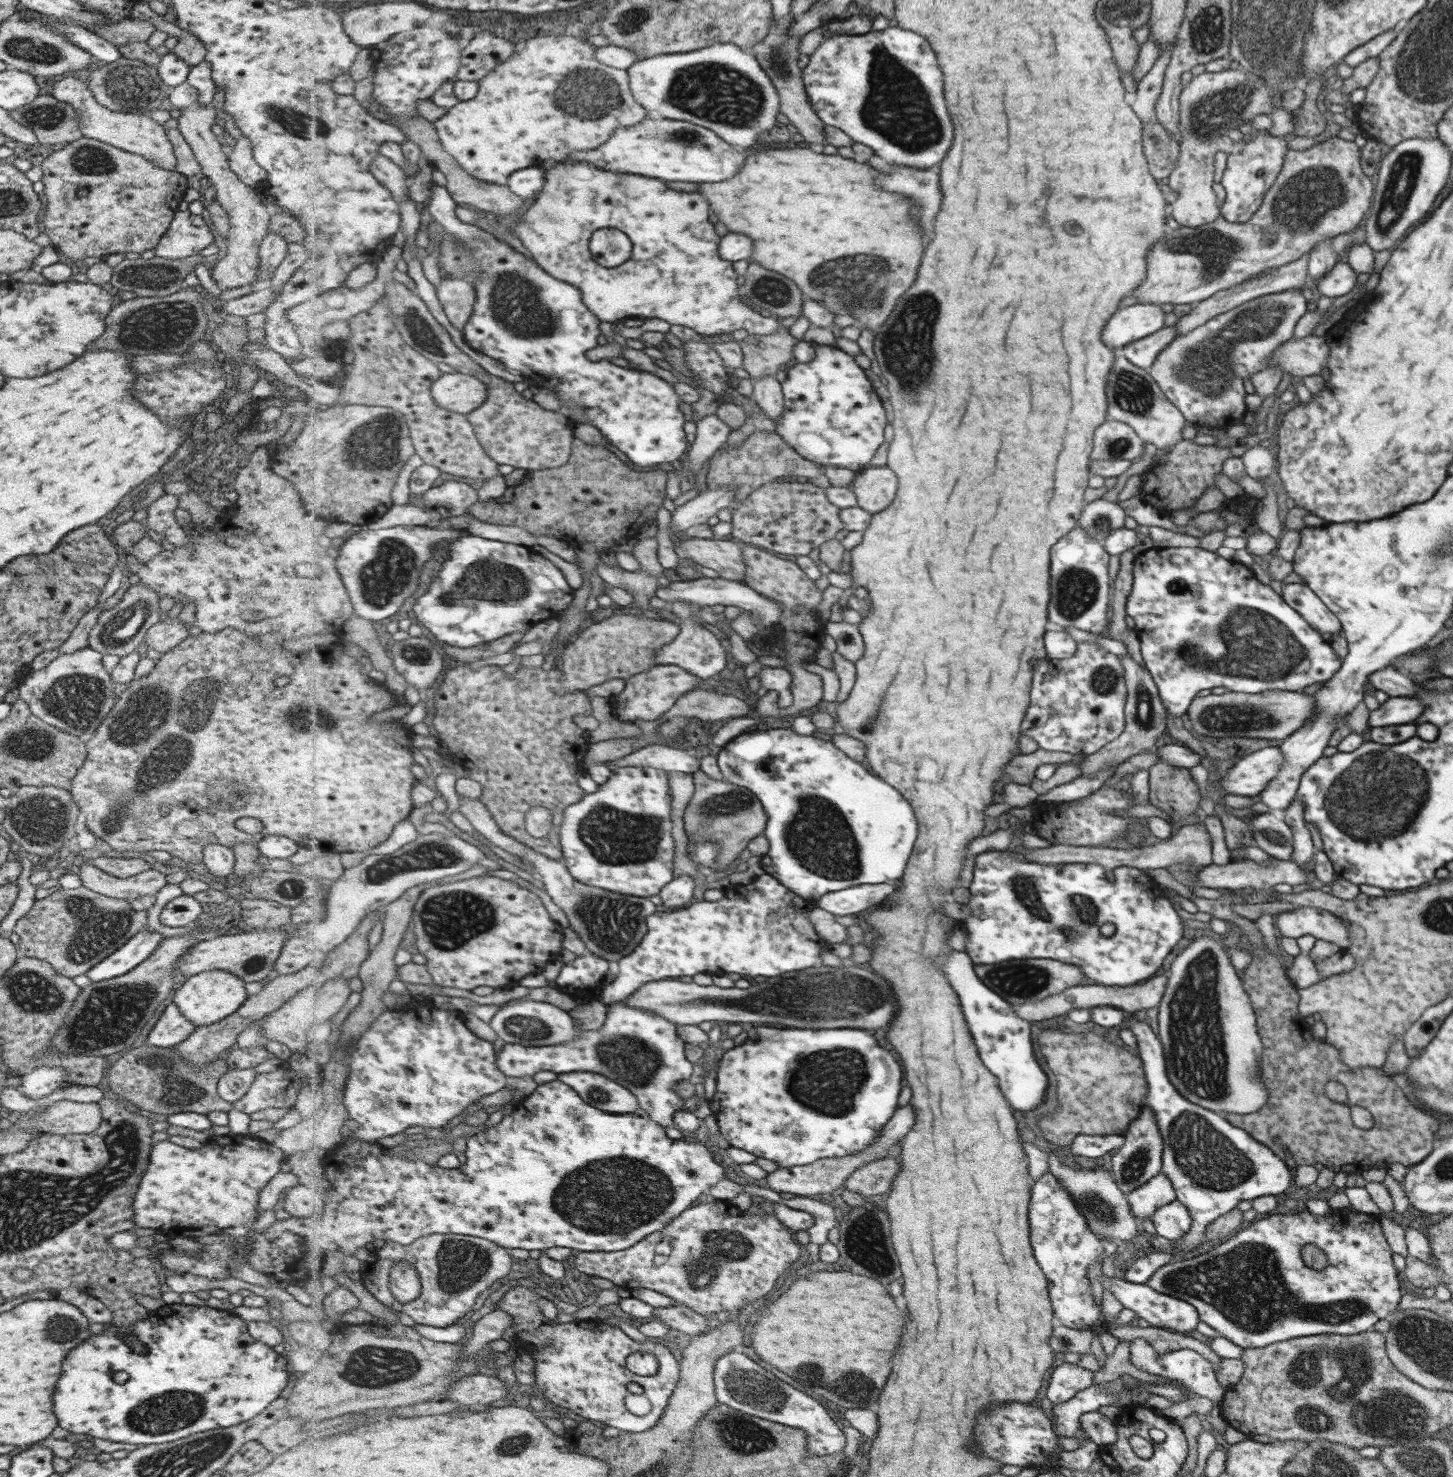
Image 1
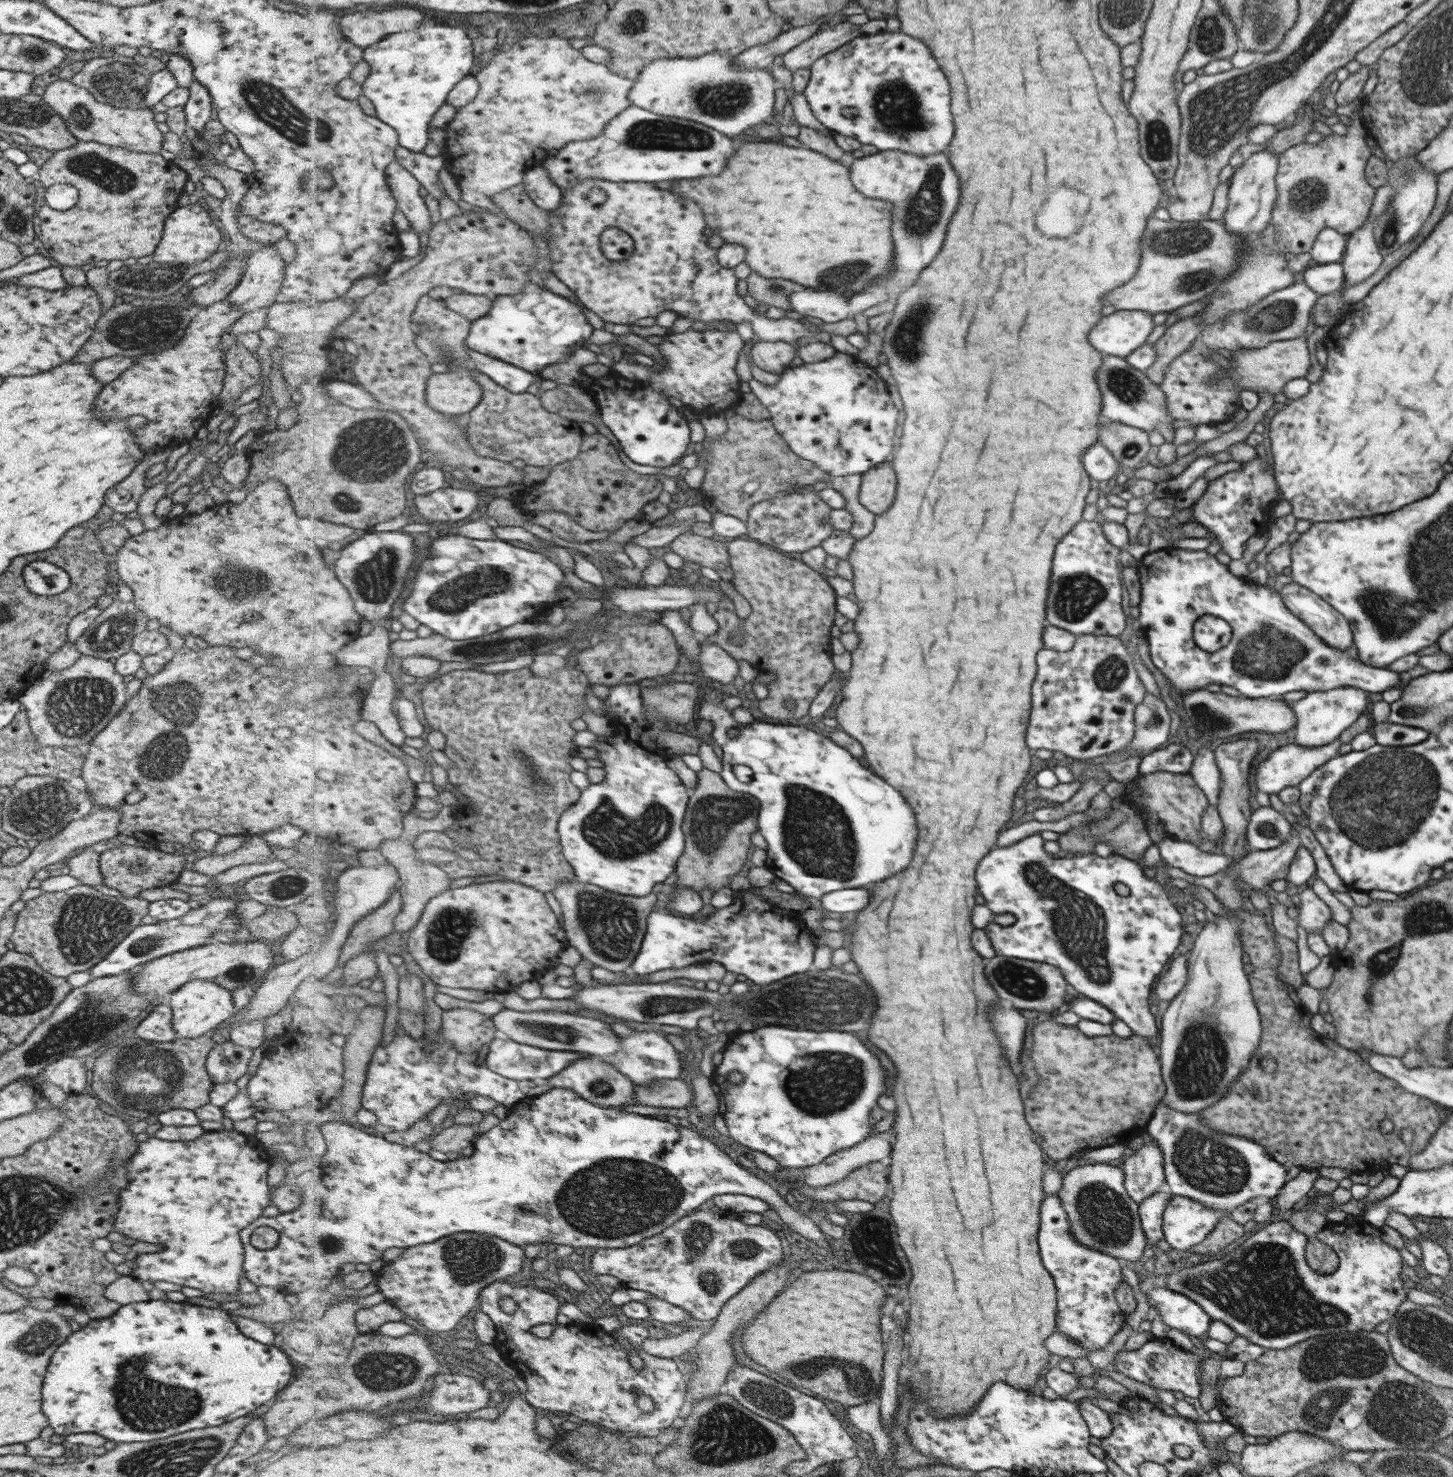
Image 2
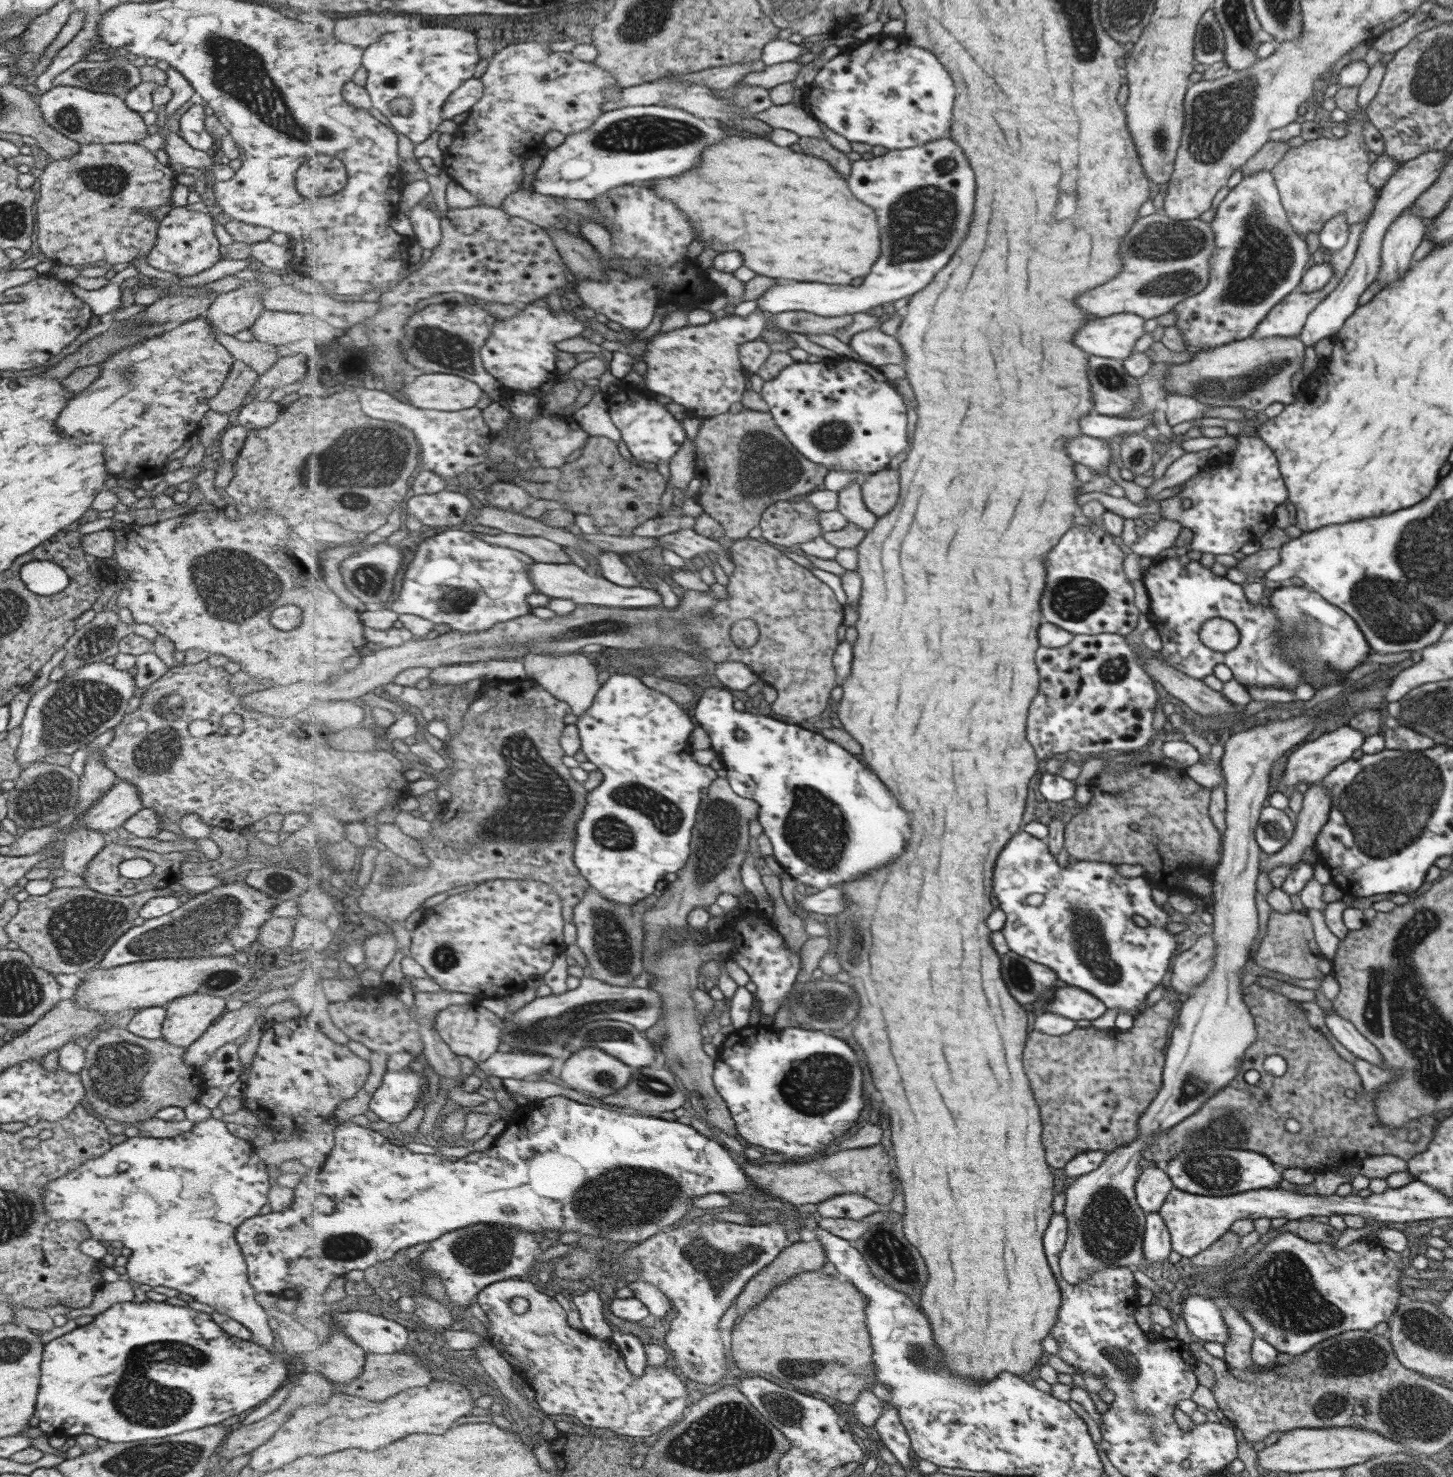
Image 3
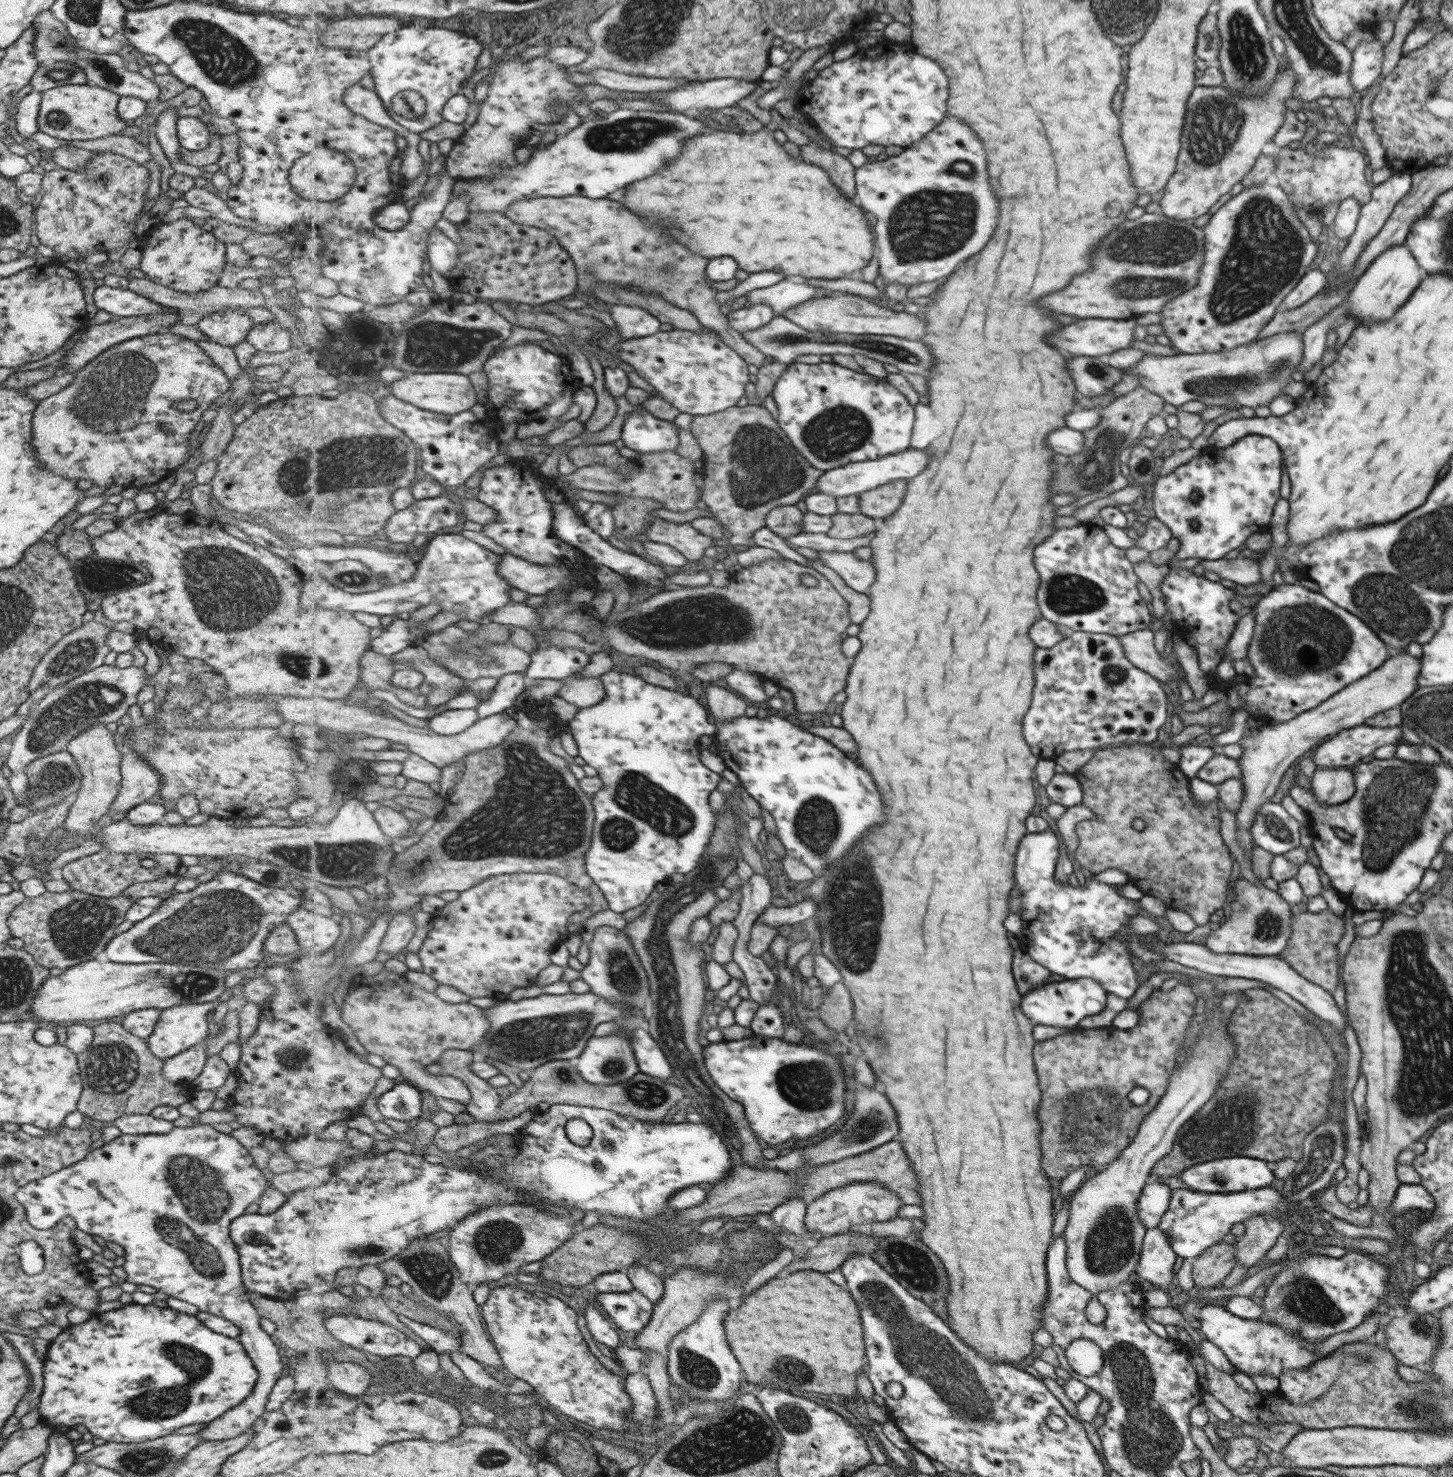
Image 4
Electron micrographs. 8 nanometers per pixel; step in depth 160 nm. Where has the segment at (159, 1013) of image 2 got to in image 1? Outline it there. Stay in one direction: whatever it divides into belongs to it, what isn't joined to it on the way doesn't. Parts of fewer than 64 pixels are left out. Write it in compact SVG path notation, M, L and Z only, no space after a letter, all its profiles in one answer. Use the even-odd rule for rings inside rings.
M170 1003L165 1007L156 1026L150 1030L146 1040L154 1047L172 1048L184 1042L194 1030L196 1030L196 1025L184 1019L178 1006Z

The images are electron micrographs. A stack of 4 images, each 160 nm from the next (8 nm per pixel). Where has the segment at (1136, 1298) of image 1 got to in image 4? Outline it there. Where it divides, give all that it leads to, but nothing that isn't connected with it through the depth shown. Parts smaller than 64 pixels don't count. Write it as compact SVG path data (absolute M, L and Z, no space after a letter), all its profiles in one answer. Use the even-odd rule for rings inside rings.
M1200 1306L1198 1309L1201 1327L1206 1340L1215 1344L1235 1366L1237 1371L1250 1374L1267 1374L1279 1378L1285 1370L1300 1370L1313 1366L1322 1358L1316 1351L1316 1343L1307 1341L1300 1333L1285 1329L1282 1325L1269 1323L1264 1318L1256 1320L1241 1319L1230 1314L1224 1307Z

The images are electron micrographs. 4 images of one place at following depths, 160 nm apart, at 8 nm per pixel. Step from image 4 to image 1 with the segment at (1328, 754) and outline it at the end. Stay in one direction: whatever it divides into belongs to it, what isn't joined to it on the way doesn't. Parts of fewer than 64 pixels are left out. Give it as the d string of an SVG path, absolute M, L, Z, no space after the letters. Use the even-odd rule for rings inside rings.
M1268 746L1240 759L1226 775L1220 775L1220 784L1228 795L1256 796L1281 772L1285 754L1280 747Z

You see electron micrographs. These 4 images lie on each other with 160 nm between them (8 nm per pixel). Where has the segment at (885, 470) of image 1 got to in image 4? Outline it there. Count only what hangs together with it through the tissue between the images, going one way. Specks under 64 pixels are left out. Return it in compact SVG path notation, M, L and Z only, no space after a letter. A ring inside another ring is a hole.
M907 481L884 484L861 494L861 512L879 521L896 514L908 494Z

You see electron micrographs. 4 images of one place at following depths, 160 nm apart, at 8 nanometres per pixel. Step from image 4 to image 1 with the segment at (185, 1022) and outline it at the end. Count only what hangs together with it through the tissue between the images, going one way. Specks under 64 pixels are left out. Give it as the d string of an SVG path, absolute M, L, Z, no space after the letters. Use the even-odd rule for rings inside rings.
M225 970L204 971L188 976L184 984L174 992L172 1000L184 1019L194 1023L196 1027L206 1027L238 1011L241 1004L248 998L244 989L245 983L241 978Z

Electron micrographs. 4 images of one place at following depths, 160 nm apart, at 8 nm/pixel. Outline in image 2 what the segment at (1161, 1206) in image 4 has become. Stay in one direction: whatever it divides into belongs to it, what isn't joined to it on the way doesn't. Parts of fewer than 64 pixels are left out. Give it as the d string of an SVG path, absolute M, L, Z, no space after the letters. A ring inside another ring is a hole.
M1147 1140L1144 1147L1134 1151L1124 1162L1125 1187L1129 1195L1142 1202L1157 1194L1164 1184L1164 1170L1162 1170L1162 1150L1154 1140Z

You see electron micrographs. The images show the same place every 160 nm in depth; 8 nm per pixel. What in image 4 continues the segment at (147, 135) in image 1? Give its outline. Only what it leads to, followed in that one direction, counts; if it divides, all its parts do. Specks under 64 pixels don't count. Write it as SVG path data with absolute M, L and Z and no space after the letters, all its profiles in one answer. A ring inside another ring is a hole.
M68 84L41 93L37 126L40 132L60 140L94 140L119 136L126 122L118 119L117 106L121 97L110 90L88 84Z

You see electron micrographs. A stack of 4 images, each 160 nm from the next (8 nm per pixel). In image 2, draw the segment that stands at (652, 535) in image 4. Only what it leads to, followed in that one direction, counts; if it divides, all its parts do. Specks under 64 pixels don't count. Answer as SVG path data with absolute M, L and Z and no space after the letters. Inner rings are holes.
M690 531L676 539L671 548L687 563L713 569L722 580L733 581L736 578L729 542L718 542L714 538L698 536Z

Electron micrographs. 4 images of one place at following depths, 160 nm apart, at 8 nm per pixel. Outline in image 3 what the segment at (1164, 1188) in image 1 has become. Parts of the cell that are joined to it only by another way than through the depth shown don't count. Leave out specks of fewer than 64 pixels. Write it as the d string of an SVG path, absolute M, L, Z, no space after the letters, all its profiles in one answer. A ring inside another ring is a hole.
M1150 1212L1146 1219L1145 1255L1148 1269L1154 1262L1166 1260L1170 1254L1168 1225L1157 1212Z

